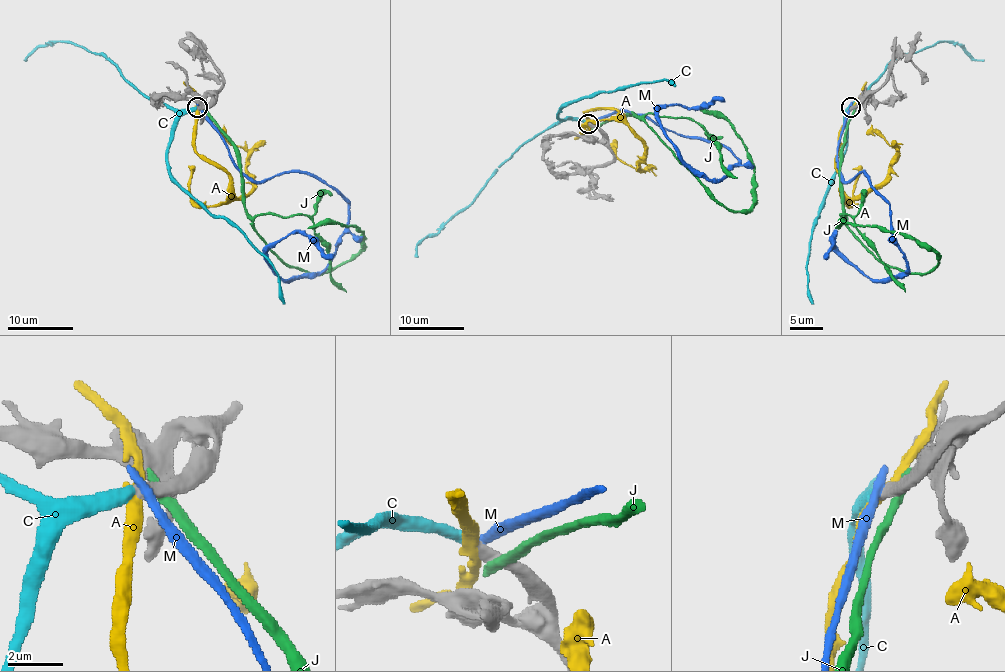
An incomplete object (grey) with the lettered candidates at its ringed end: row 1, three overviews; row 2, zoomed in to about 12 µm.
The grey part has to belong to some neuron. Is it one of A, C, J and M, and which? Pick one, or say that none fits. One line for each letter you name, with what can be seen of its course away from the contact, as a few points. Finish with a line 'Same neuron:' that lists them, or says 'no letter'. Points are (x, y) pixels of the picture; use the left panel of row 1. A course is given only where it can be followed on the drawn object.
C: via (197, 107), (178, 117), (168, 168), (271, 265), (285, 303)
Same neuron: C

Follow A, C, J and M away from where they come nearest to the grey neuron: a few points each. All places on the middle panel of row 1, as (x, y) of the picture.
A: (590, 124), (585, 112), (615, 109), (643, 144), (638, 170), (616, 157), (613, 139)
C: (588, 124), (561, 119), (559, 112), (565, 106), (603, 91), (615, 91), (631, 84), (662, 80), (676, 86)
J: (595, 127), (631, 112), (718, 201), (746, 211), (753, 204), (751, 155), (723, 117), (699, 107)
M: (590, 124), (621, 111), (722, 144), (738, 160), (722, 178), (697, 173), (682, 158), (658, 112), (725, 101)

